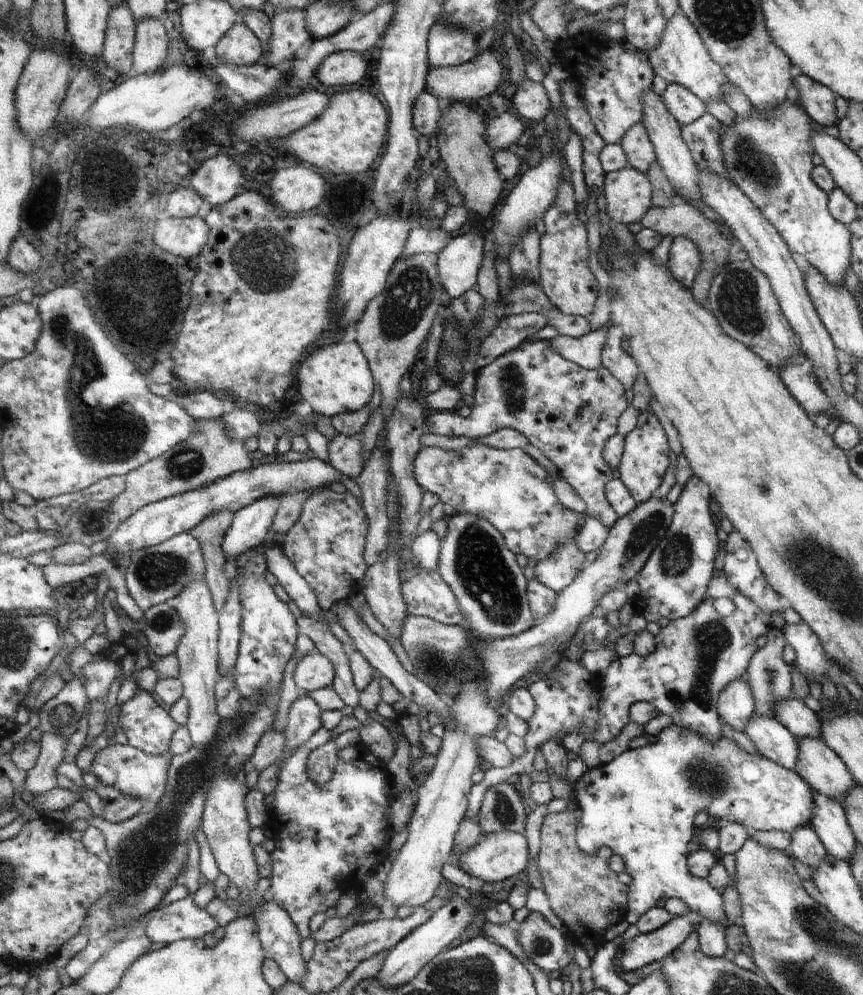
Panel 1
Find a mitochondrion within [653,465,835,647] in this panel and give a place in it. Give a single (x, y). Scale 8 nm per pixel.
(675, 558)

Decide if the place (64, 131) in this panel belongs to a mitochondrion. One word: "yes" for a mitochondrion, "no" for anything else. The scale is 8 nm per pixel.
no

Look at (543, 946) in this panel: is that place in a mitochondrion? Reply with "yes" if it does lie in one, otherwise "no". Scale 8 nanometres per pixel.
yes

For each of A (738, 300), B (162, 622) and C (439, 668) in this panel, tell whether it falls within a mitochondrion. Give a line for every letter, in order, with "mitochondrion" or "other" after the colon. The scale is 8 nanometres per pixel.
A: mitochondrion
B: mitochondrion
C: mitochondrion

